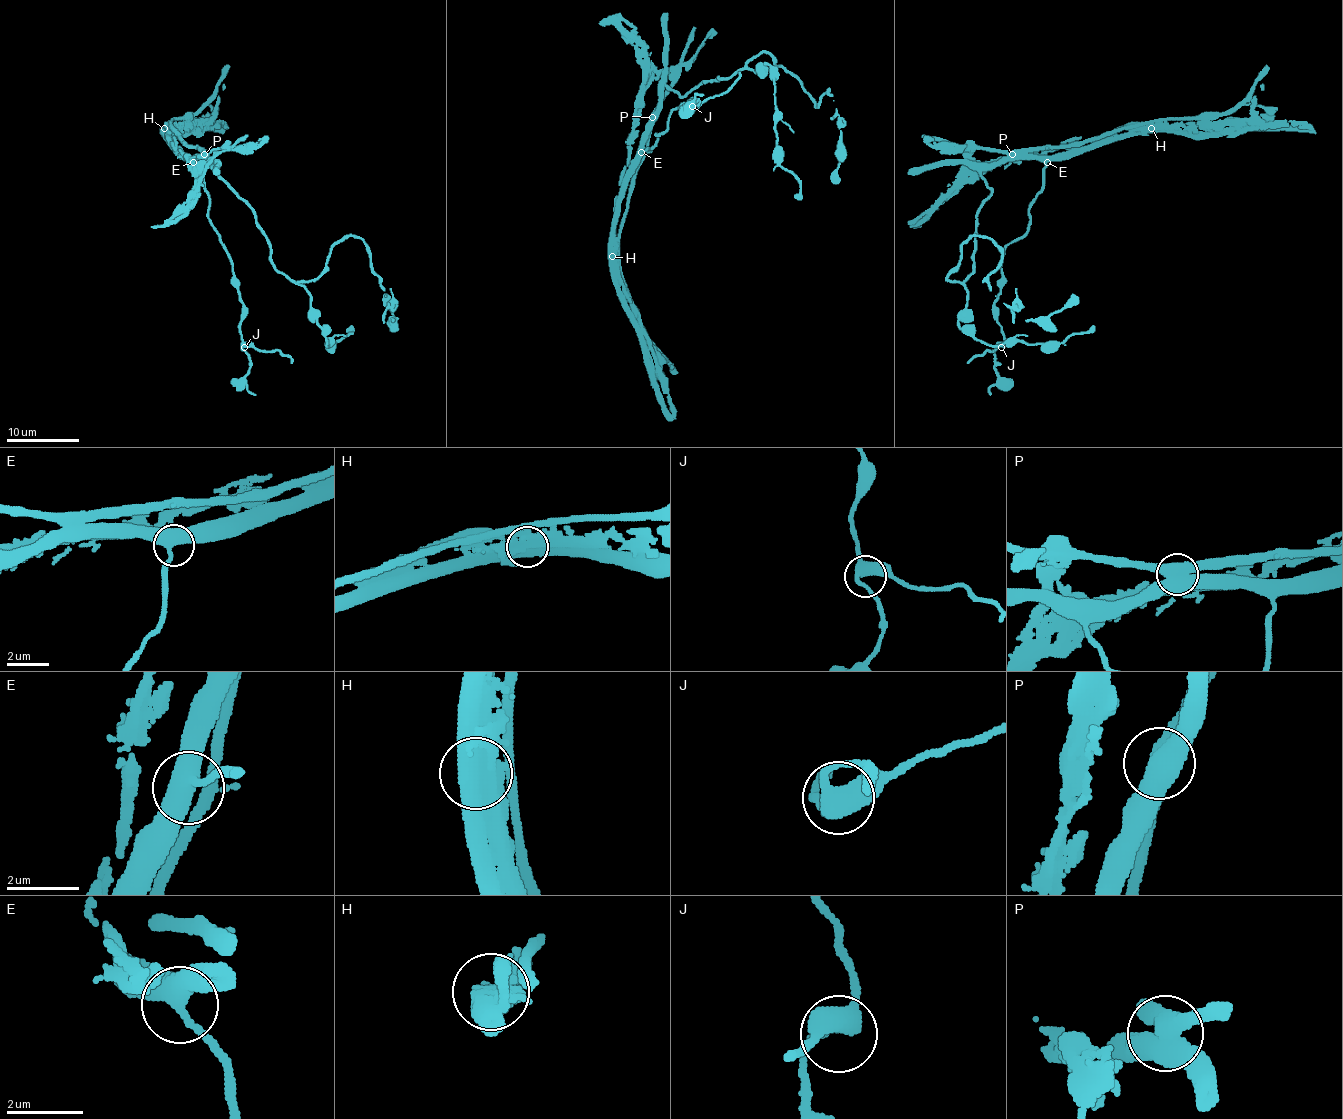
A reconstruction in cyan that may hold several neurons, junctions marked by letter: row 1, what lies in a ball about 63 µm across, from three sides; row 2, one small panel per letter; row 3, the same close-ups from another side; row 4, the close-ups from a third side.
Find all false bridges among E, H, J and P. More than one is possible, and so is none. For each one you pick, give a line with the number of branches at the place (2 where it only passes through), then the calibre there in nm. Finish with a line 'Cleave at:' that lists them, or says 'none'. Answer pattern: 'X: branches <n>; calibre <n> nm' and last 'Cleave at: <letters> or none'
H: branches 2; calibre 650 nm
P: branches 3; calibre 550 nm
Cleave at: H, P

